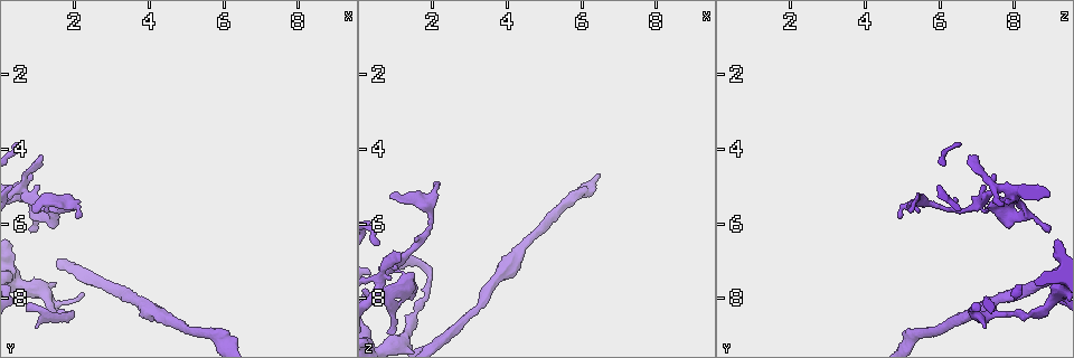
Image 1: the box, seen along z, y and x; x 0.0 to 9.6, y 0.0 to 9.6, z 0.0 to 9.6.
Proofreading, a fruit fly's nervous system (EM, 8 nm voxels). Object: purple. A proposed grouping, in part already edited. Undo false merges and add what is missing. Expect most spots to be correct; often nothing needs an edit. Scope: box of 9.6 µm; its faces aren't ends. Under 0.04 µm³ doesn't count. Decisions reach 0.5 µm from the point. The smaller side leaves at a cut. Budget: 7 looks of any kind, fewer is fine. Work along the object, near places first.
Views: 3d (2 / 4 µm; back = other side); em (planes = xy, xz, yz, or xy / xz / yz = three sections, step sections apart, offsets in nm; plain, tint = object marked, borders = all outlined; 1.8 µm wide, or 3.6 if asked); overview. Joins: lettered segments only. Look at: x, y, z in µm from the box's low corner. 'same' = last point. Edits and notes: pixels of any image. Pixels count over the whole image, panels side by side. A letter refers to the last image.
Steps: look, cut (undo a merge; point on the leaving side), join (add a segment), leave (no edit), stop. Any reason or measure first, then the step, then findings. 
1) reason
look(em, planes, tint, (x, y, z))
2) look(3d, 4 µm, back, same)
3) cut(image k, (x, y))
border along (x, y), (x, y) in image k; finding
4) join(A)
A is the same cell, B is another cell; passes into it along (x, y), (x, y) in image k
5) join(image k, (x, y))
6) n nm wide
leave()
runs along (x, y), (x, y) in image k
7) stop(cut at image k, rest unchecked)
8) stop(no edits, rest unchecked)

free end
look(em, planes, tint, (0.75, 6.15, 9.00))

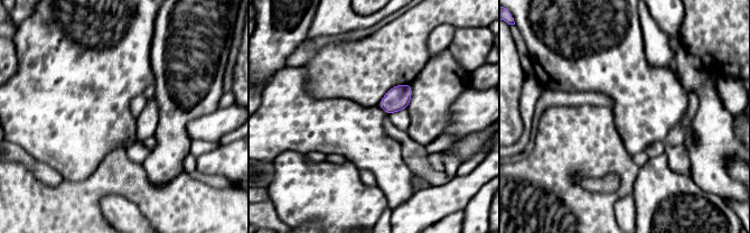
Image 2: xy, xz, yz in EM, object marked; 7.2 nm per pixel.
look(em, planes, borders, same)

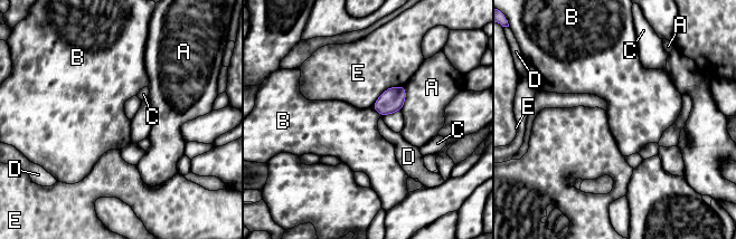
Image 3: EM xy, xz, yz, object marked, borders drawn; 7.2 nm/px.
140 nm wide
leave()
A, B, C, D and E are other cells; border along (371, 106), (380, 115) in image 3; no lettered segment goes on from it

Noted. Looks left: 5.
branch stops here
look(em, yz, step 4, tint, (1.10, 4.15, 6.80))

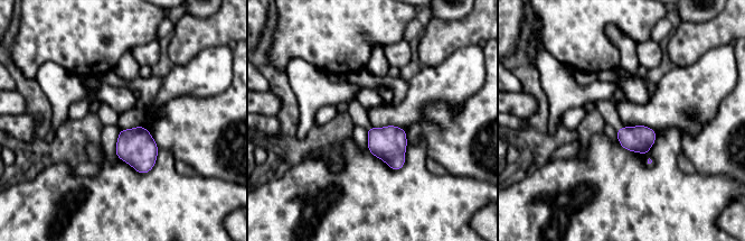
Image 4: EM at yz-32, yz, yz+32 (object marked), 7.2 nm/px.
another direction
look(em, planes, borders, same)

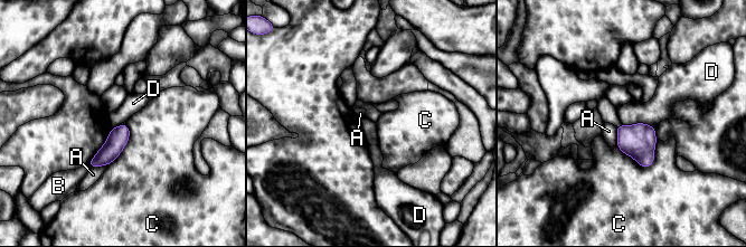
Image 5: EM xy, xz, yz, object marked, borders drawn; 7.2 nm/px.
140 nm wide
leave()
A, B, C and D are other cells; no lettered segment goes on from it

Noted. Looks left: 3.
an open end
look(em, xy, step 8, tint, (0.95, 5.70, 5.20))

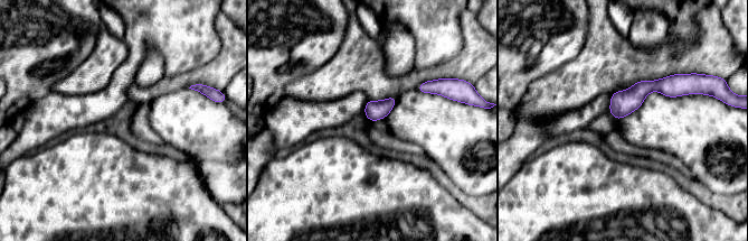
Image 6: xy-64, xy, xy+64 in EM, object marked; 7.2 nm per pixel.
look(em, yz, step 4, borders, same)

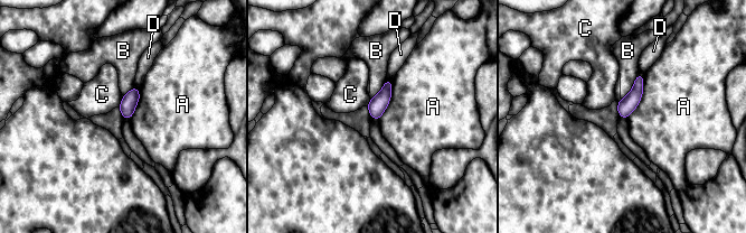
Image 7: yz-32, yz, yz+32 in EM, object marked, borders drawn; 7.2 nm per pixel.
A touches over 340 nm
leave()
A, B, C and D are other cells; border along (644, 75), (642, 98), (628, 119) in image 7; none of them fits

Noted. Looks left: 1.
stop(no edits, rest unchecked)

